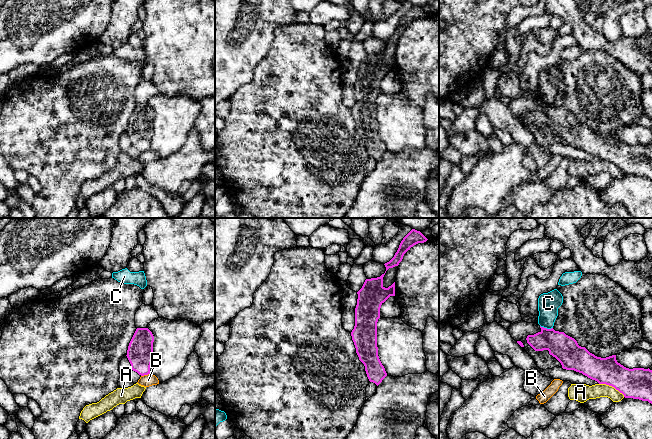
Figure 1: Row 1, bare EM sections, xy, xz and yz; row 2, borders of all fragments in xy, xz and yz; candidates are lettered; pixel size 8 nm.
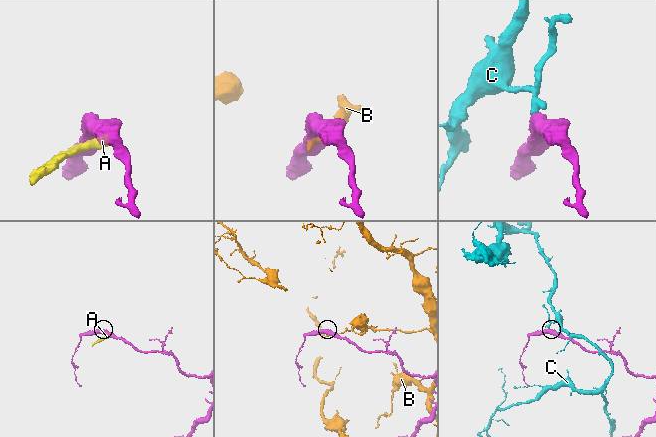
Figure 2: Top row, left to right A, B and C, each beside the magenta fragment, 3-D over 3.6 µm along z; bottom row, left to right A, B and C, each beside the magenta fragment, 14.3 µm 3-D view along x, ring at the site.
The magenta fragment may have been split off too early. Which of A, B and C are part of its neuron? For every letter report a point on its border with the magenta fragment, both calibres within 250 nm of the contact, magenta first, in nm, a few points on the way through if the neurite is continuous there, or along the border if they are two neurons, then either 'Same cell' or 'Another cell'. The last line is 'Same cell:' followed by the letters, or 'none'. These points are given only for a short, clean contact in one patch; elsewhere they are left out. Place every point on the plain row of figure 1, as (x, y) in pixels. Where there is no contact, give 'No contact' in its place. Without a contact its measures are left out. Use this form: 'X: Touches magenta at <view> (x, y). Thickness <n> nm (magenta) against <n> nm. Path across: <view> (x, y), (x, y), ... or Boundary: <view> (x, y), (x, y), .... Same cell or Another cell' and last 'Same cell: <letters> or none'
A: Touches magenta at yz (612, 162). Thickness 240 nm (magenta) against 140 nm. Boundary: yz (599, 159), (613, 162), (624, 172). Another cell
B: Touches magenta at xy (145, 150). Thickness 200 nm (magenta) against 100 nm. Another cell
C: Touches magenta at yz (546, 104). Thickness 220 nm (magenta) against 180 nm. Boundary: yz (540, 101), (552, 104). Another cell
Same cell: none

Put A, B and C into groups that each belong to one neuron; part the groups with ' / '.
A / B / C

